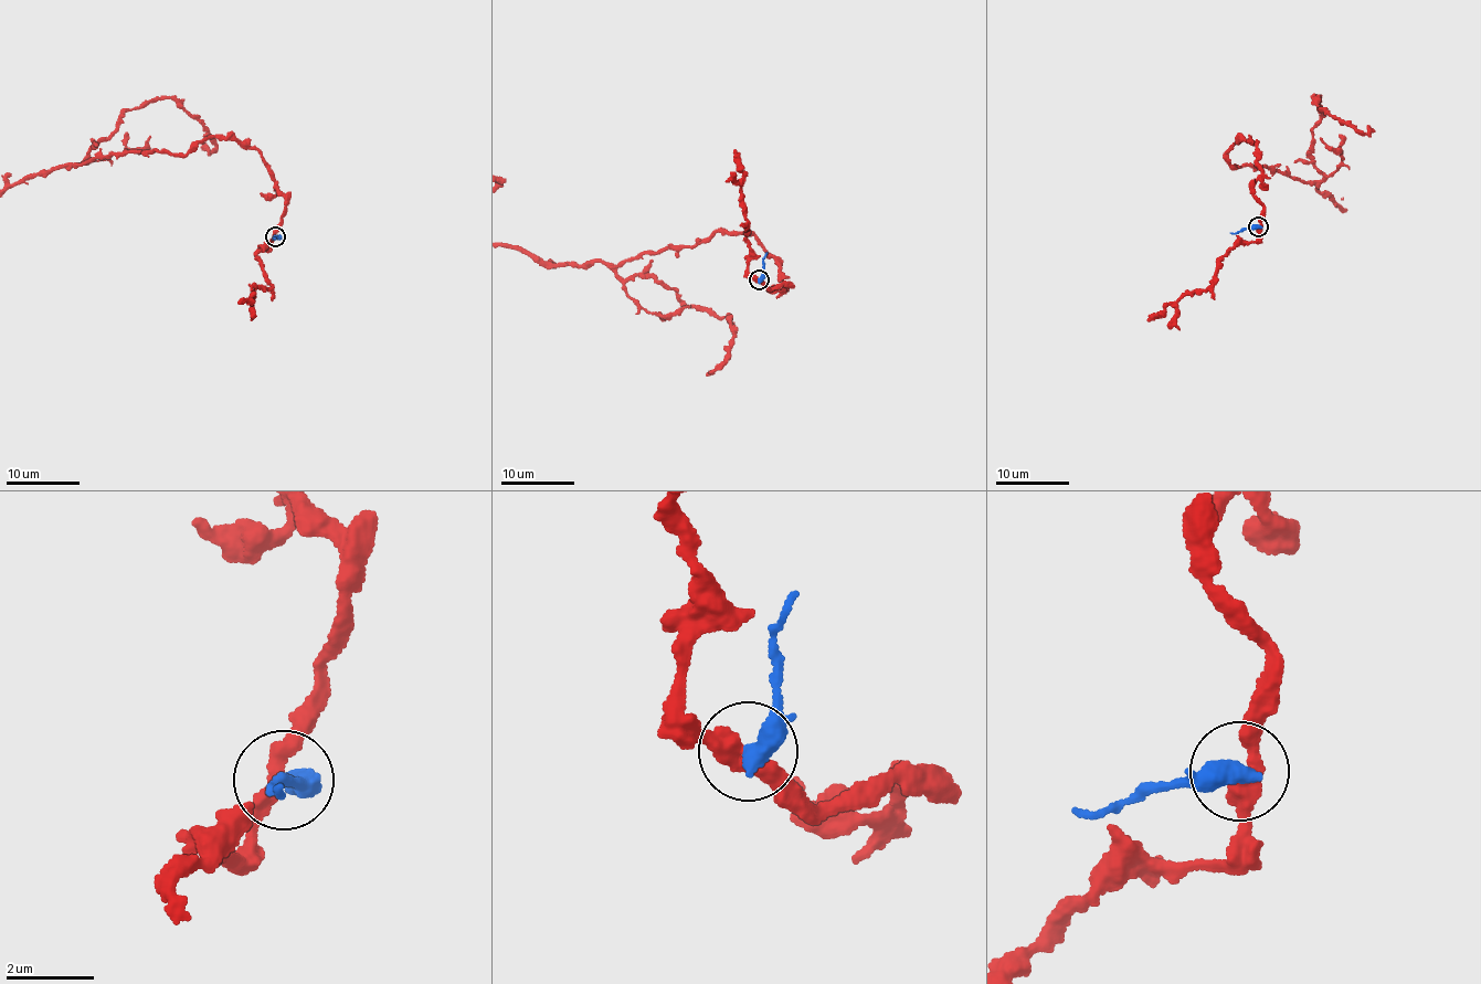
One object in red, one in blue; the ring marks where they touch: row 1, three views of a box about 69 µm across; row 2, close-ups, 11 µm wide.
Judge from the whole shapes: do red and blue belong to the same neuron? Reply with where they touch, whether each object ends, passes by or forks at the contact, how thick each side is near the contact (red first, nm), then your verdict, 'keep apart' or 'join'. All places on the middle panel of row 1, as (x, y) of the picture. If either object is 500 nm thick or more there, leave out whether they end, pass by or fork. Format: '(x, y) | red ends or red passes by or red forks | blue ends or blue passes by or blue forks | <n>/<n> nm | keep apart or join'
(759, 279) | 340/500 nm | keep apart

